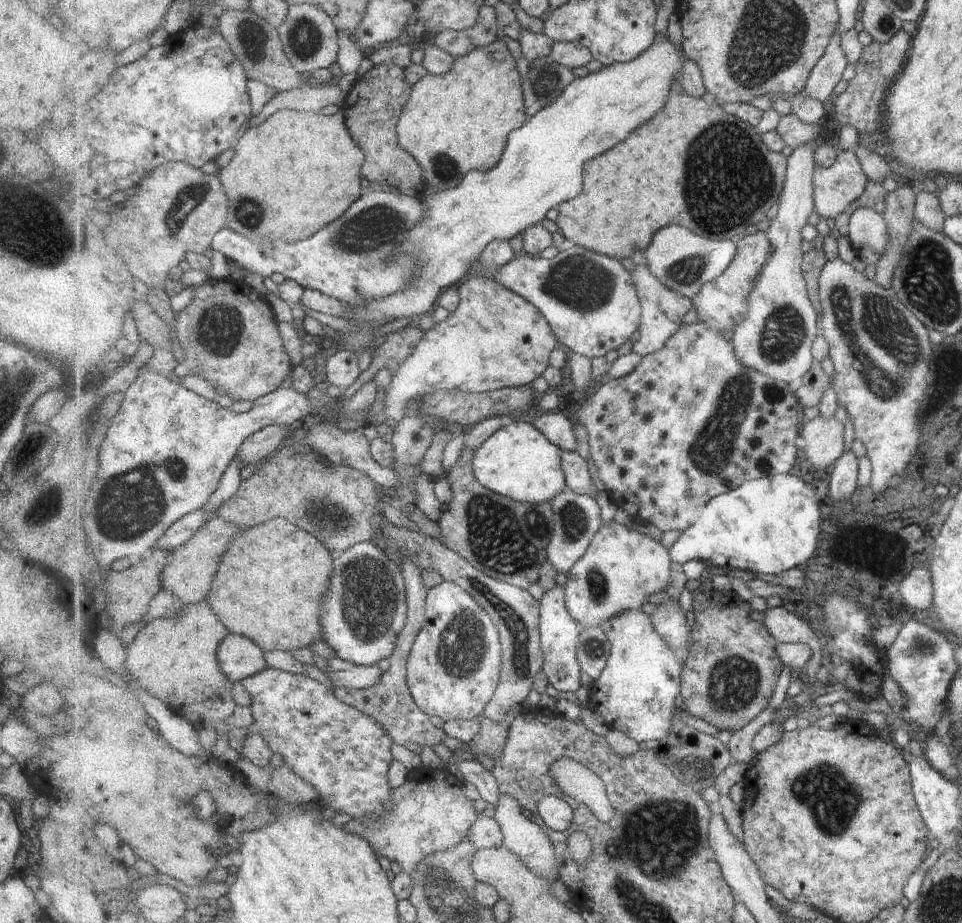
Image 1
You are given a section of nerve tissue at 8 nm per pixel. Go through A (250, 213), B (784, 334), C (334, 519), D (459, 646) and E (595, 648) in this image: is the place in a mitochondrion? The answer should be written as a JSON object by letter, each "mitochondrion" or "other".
{"A":"mitochondrion","B":"mitochondrion","C":"mitochondrion","D":"mitochondrion","E":"mitochondrion"}

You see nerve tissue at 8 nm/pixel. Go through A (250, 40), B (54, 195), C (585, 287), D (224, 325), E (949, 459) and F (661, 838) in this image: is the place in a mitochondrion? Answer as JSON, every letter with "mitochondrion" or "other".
{"A":"other","B":"other","C":"mitochondrion","D":"mitochondrion","E":"other","F":"mitochondrion"}

